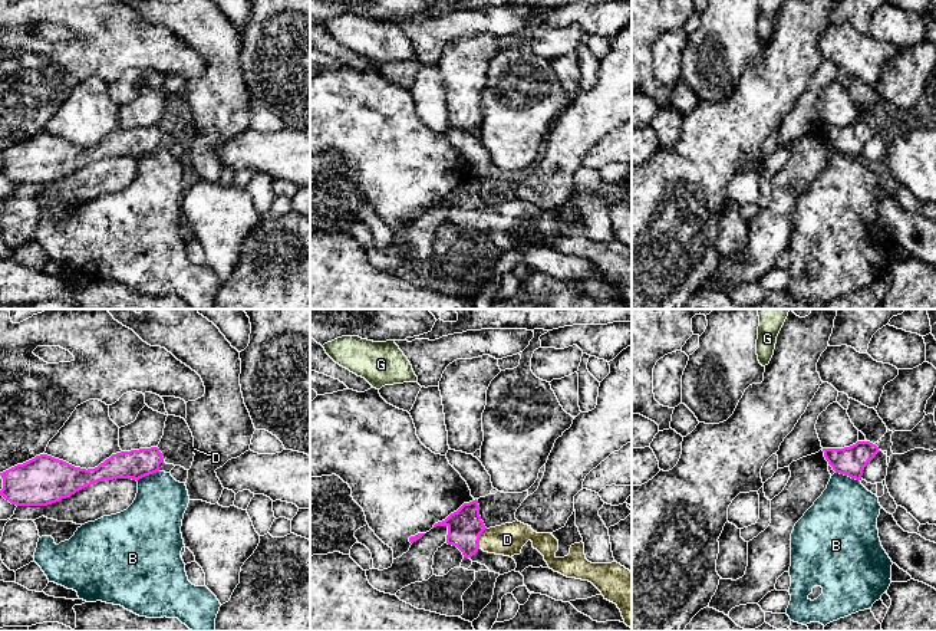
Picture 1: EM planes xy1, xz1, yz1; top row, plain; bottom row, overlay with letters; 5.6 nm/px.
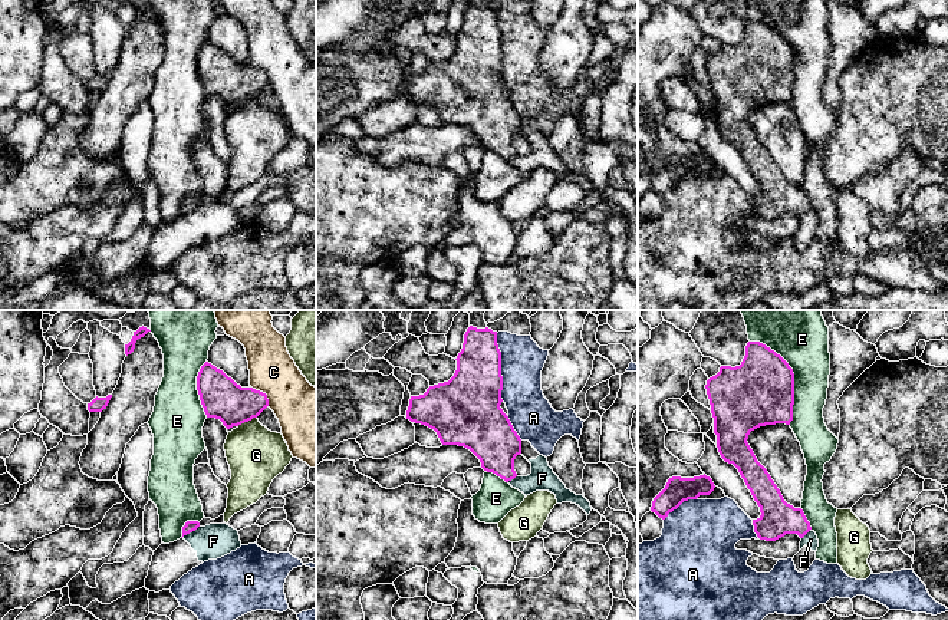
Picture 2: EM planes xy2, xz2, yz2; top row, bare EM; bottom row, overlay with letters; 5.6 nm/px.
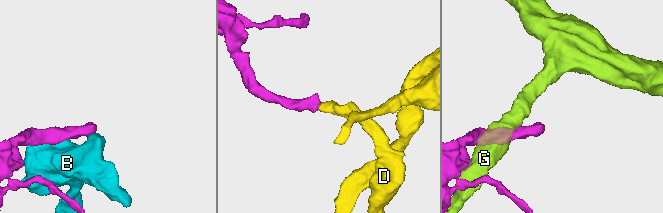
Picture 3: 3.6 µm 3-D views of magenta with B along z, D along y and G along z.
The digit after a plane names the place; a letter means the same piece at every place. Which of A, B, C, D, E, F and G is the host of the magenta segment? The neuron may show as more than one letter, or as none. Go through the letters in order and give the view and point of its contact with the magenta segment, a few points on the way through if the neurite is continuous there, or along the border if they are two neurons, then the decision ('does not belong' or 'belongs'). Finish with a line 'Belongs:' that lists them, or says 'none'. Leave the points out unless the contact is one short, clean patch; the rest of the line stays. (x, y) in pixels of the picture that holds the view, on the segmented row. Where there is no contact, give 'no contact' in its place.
A: meets magenta in xz2 at (500, 368); does not belong
B: meets magenta in yz1 at (847, 475); border along yz1 (836, 472), (859, 480); does not belong
C: meets magenta in xy2 at (265, 393); does not belong
D: meets magenta in xz1 at (478, 538); runs through xz1 (464, 526), (478, 538), (507, 539); belongs
E: meets magenta in yz2 at (793, 375); does not belong
F: meets magenta in xy2 at (190, 531); border along xy2 (198, 525), (181, 537); does not belong
G: meets magenta in xy2 at (246, 421); does not belong
Belongs: D

